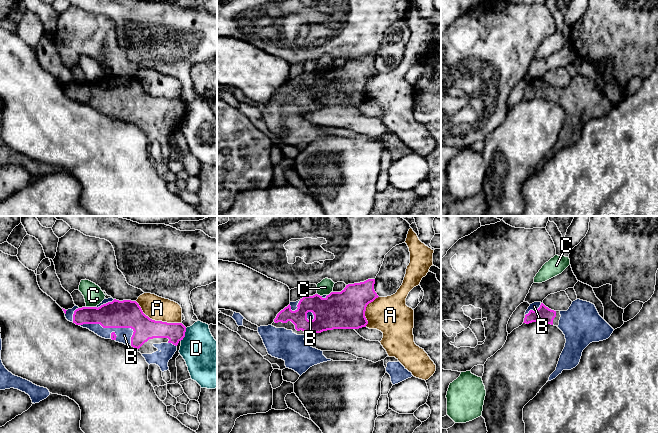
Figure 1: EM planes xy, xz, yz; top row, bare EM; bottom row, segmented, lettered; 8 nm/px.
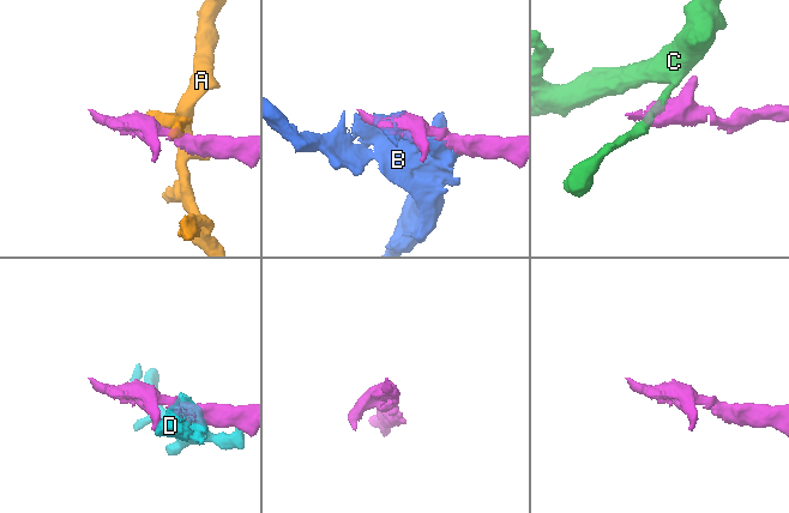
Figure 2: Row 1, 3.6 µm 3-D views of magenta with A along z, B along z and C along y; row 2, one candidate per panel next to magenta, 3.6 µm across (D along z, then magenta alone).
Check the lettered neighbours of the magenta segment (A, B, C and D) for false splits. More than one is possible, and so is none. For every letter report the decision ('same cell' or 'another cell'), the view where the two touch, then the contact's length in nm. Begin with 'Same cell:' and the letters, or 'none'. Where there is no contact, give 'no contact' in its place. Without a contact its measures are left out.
Same cell: B
A: another cell; contact in xy; length 400 nm
B: same cell; contact in xy; length 460 nm
C: another cell; contact in xy; length 80 nm
D: another cell; contact in xy; length 120 nm

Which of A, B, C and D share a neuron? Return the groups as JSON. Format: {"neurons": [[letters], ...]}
{"neurons": [["A"], ["B"], ["C"], ["D"]]}

